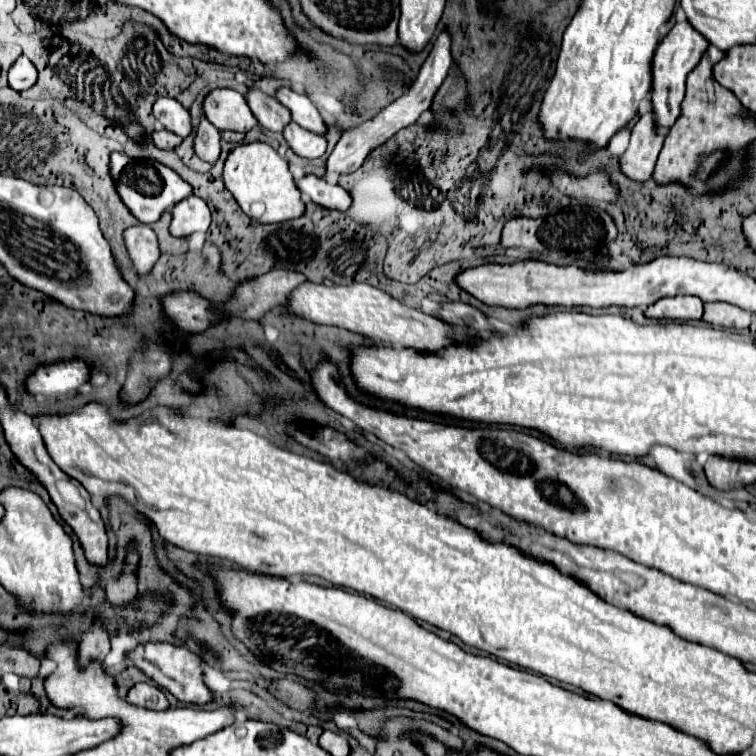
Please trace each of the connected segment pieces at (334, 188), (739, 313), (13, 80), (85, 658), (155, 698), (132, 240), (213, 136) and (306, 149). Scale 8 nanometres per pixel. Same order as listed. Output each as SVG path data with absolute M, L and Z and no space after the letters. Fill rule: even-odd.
M306 174L304 178L300 178L296 182L296 186L300 188L300 192L310 198L312 202L316 202L318 206L330 208L330 210L348 210L352 204L350 194L338 186L338 184L328 184L324 178L316 176L316 174Z
M708 302L704 304L704 322L728 330L740 330L750 326L750 312L728 304L728 302Z
M22 54L14 62L14 66L10 68L10 72L8 72L8 84L10 84L10 88L16 90L16 92L24 92L24 90L32 88L36 84L36 80L38 80L36 66Z
M100 622L94 624L94 628L90 628L80 646L78 646L78 664L86 666L90 662L102 662L104 658L110 654L110 640L108 634L104 632L104 628L100 626Z
M134 684L128 690L124 700L128 704L140 706L140 708L150 708L150 710L166 710L168 708L168 700L166 700L164 692L152 684Z
M146 224L126 228L124 230L124 244L126 244L128 256L130 256L138 274L150 274L154 264L162 256L156 232Z
M202 118L198 130L196 130L196 140L194 140L194 152L204 160L214 164L220 156L220 132L208 124L206 118Z
M288 124L288 128L284 128L284 138L290 144L290 148L302 156L302 158L318 158L326 152L326 138L322 134L314 134L310 130L304 130L298 124Z

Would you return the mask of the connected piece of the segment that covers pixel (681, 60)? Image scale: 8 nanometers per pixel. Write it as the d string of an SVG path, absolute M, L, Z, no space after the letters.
M688 20L676 22L674 28L662 38L654 52L654 80L652 80L652 106L654 118L658 122L660 132L668 132L680 112L680 102L684 96L684 82L686 76L696 68L698 60L706 52L710 42L694 28Z

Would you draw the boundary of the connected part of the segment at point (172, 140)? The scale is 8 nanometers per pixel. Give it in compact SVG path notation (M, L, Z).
M168 130L154 132L152 134L152 140L162 150L176 150L182 144L182 138L180 136L174 136L174 132L168 132Z

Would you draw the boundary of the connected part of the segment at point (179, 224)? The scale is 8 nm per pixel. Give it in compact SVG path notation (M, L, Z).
M190 194L172 208L170 222L172 236L184 238L192 232L206 232L208 226L210 226L210 208L202 198Z

